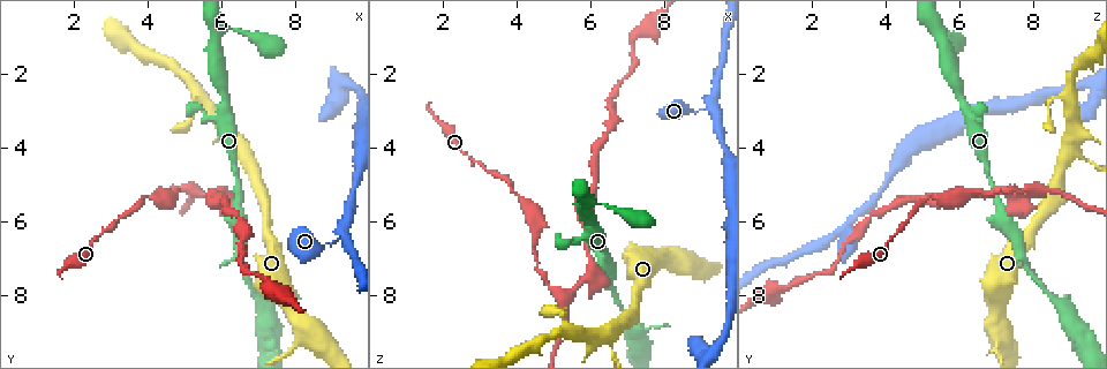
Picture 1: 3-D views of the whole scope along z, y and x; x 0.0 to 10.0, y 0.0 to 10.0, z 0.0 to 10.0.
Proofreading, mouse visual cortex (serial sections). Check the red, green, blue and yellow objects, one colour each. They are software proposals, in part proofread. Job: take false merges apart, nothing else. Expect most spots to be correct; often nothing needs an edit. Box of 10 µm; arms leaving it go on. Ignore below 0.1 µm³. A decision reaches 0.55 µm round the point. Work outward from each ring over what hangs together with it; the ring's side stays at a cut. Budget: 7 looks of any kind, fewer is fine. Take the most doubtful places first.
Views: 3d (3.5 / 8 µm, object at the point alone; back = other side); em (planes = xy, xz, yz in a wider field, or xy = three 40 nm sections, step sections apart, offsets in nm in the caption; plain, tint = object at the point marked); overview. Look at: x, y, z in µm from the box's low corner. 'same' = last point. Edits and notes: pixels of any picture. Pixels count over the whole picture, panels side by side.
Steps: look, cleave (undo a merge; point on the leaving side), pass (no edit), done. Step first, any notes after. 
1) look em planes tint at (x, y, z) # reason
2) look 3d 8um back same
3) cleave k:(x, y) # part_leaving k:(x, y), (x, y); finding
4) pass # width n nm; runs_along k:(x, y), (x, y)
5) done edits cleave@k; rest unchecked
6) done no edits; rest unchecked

look 3d 3.5um at (6.55, 4.00, 8.95) # side arm on a straight run

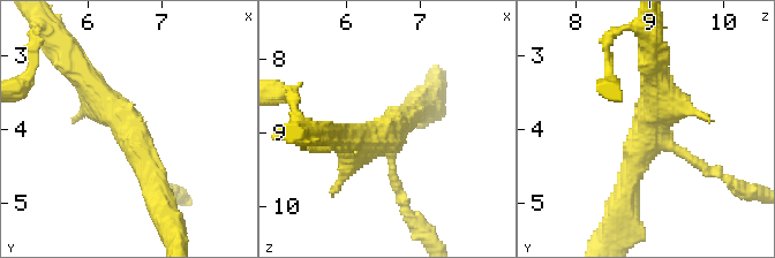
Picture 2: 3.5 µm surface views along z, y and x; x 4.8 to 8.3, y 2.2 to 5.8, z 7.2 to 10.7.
look em xy step 1 tint at (6.55, 4.05, 9.00) # need the tissue

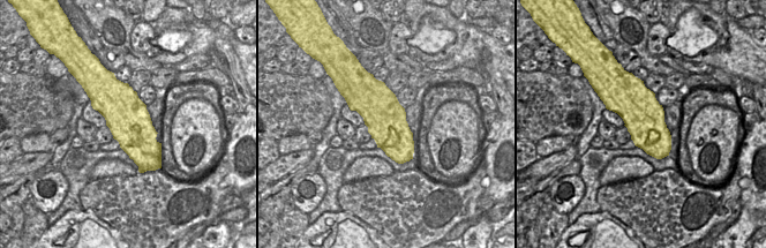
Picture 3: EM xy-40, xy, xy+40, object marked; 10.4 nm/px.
look em xy step 2 tint same

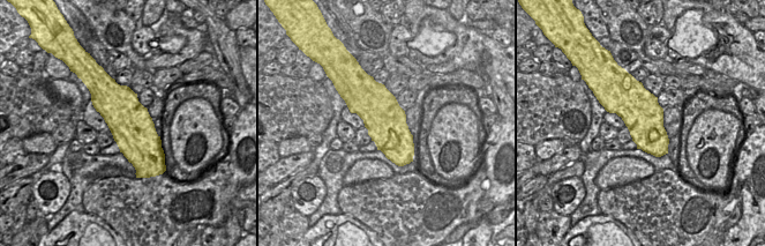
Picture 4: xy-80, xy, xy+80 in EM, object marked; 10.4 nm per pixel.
pass # runs_along 2:(157, 196), (126, 122), (83, 73); all the same cell

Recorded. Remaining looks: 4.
look 3d 3.5um at (5.90, 5.30, 7.50) # arms part here

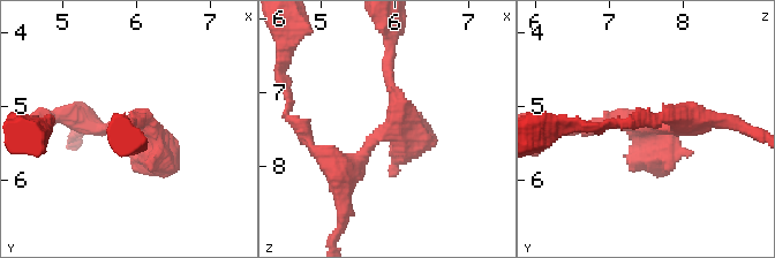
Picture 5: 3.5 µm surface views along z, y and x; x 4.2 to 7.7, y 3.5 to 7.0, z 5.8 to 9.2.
look em planes tint at (5.95, 5.25, 7.50) # shape alone is not enough

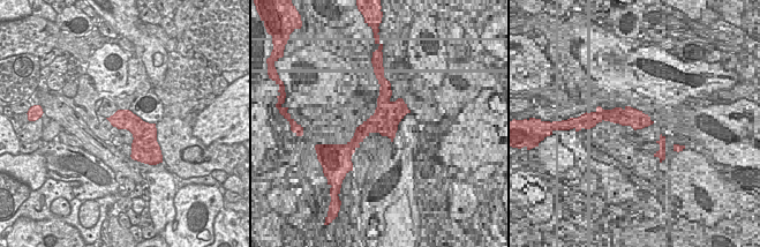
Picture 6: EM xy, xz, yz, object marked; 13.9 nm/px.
look em xy step 1 tint same

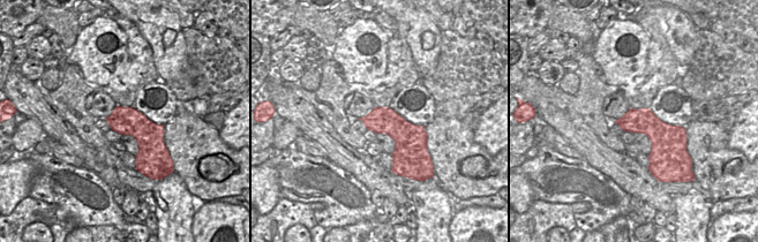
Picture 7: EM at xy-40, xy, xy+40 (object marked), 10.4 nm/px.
pass # width 280 nm; runs_along 5:(329, 161), (346, 167), (396, 122), (389, 61); all the same cell

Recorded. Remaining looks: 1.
done no edits; rest unchecked

